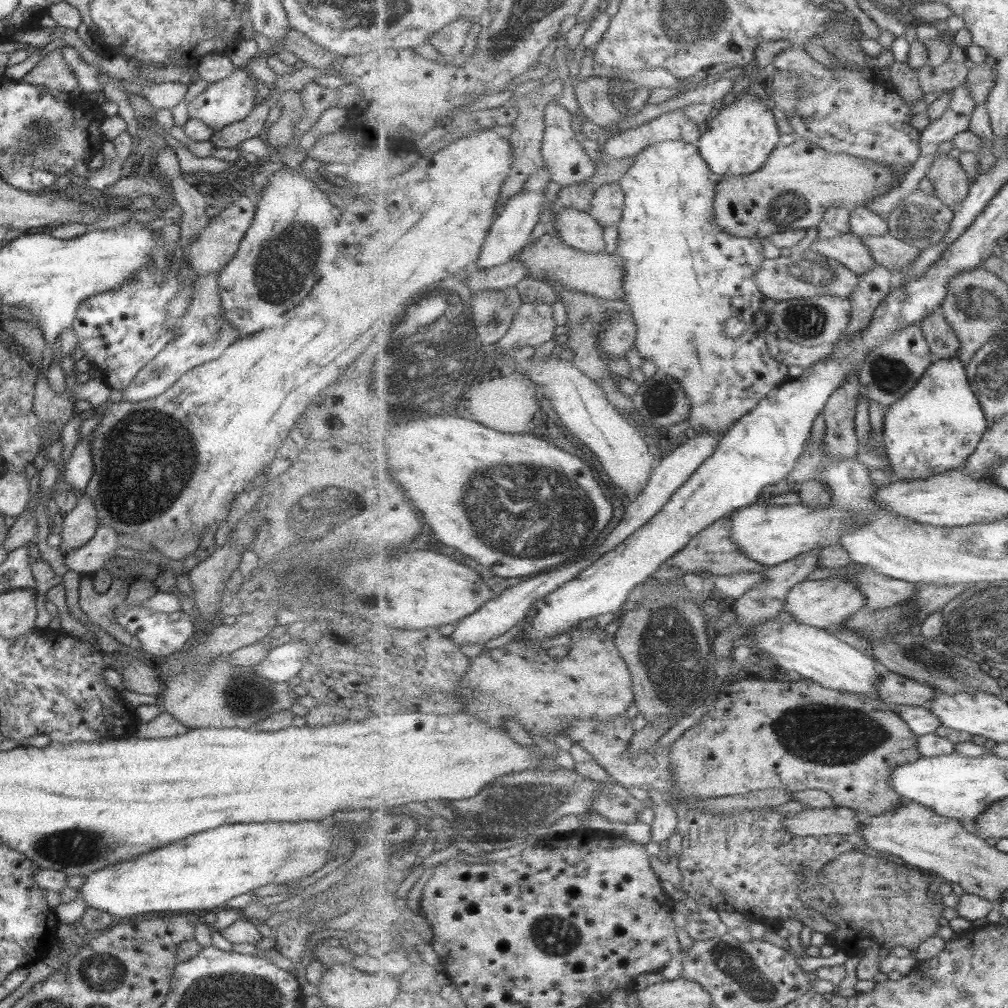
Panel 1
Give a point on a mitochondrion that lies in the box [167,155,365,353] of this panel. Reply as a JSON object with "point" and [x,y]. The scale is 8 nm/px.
{"point":[284,266]}

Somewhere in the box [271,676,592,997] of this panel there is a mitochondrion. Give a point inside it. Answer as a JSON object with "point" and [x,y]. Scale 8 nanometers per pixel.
{"point":[527,808]}

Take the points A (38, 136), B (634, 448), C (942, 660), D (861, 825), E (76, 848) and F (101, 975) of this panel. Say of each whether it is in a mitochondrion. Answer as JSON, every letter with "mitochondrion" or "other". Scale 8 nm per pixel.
{"A":"mitochondrion","B":"other","C":"mitochondrion","D":"other","E":"mitochondrion","F":"mitochondrion"}

